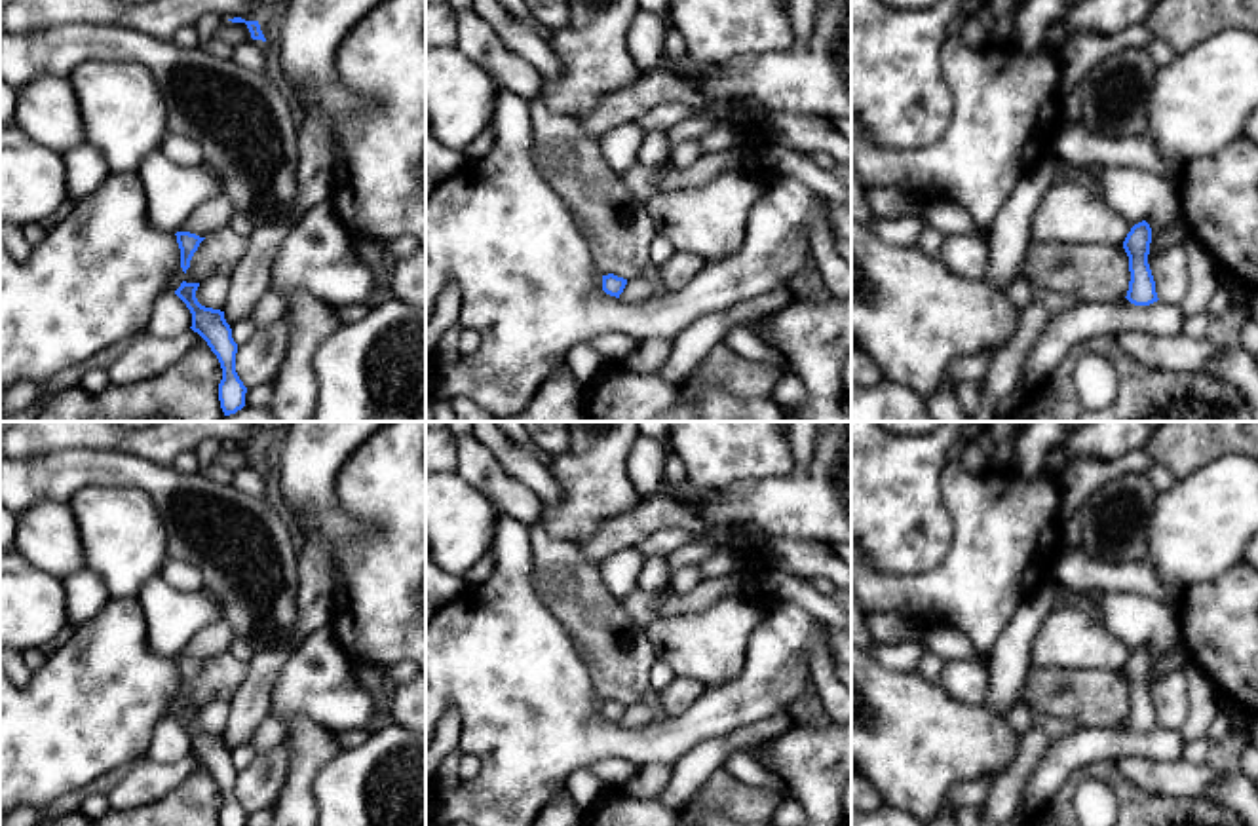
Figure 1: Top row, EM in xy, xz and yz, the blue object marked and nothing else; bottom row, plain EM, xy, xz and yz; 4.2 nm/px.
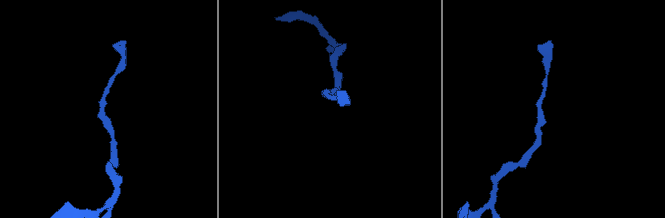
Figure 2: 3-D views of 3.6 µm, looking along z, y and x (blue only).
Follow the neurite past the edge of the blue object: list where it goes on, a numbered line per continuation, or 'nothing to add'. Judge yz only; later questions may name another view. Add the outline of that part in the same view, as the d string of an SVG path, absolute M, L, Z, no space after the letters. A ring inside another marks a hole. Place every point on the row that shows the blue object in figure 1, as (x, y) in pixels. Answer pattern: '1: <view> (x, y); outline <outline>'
nothing to add

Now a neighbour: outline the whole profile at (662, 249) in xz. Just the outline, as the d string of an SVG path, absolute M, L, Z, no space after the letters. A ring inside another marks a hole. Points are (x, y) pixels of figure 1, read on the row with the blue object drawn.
M658 234L650 245L650 258L656 266L661 266L667 262L671 256L675 256L677 249L673 243L663 235Z

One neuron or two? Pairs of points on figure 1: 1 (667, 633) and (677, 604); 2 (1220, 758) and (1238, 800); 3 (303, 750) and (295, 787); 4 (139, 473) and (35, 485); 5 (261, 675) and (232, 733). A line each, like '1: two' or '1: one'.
1: two
2: two
3: one
4: one
5: one

